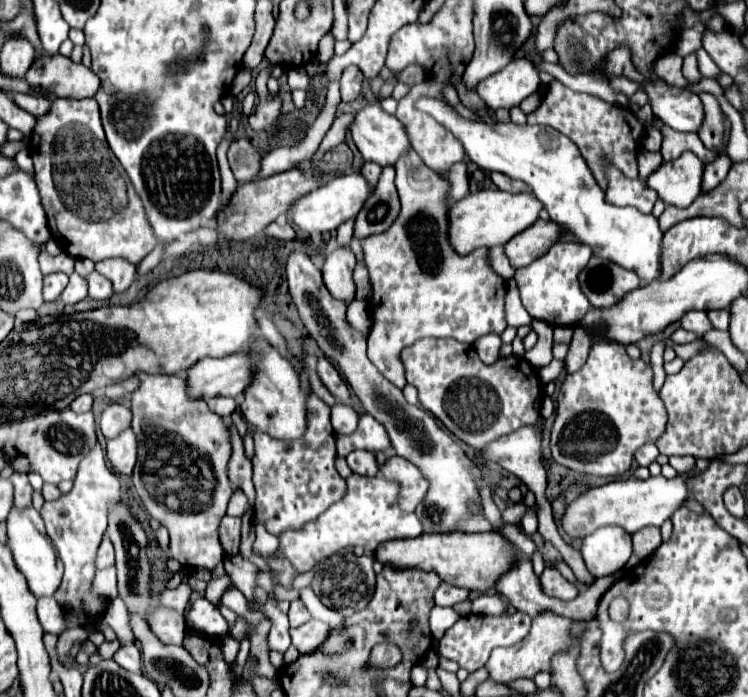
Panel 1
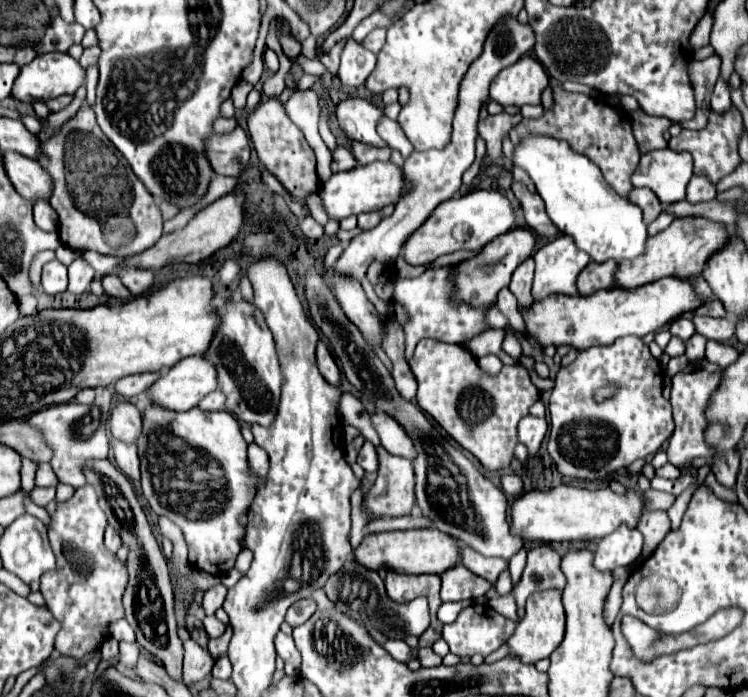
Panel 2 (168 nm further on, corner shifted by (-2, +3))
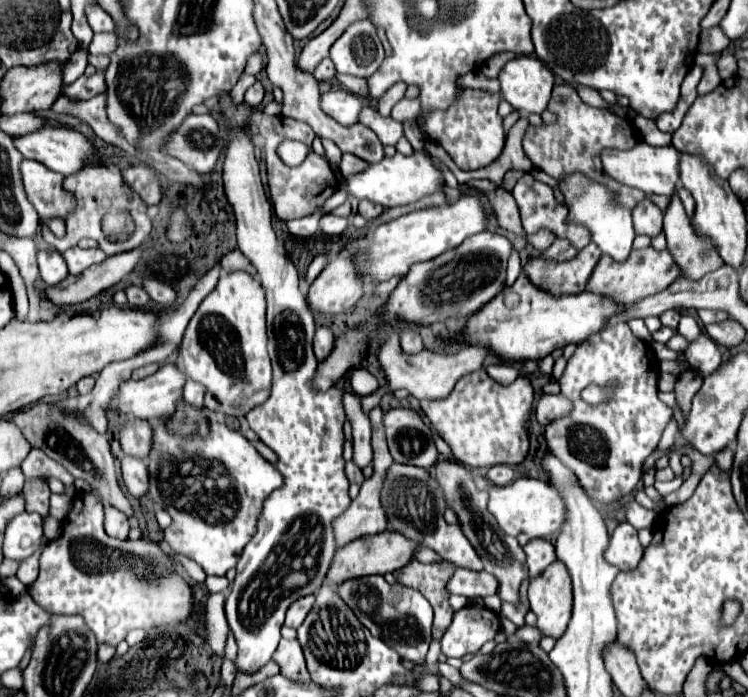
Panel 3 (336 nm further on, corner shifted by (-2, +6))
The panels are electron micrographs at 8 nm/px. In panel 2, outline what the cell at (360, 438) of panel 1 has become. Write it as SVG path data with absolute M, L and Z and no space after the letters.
M373 414L371 416L371 424L377 430L383 448L389 454L407 456L409 460L415 458L415 448L411 448L411 438L403 432L403 428L399 428L399 424L395 420L391 420L391 416Z

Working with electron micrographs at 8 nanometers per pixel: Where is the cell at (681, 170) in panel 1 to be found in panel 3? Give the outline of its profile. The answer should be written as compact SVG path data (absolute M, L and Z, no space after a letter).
M641 141L633 149L627 149L627 151L603 149L601 163L603 163L603 173L607 173L611 179L615 179L621 185L639 189L645 195L655 193L655 195L669 197L679 181L679 151L673 145L651 147Z

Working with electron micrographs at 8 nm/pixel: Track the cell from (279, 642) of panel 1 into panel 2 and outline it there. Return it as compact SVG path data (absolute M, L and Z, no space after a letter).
M279 632L275 636L275 648L277 648L277 654L285 660L285 674L287 676L297 676L299 674L299 652L295 648L295 642L291 636Z

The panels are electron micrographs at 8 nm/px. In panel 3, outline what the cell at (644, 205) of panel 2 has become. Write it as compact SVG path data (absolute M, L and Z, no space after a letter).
M647 197L633 209L633 227L637 235L657 237L663 231L663 213Z

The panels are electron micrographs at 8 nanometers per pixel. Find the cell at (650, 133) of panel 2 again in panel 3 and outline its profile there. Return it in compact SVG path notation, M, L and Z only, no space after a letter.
M719 25L701 31L701 37L699 37L699 53L723 51L723 49L727 49L727 45L729 45L729 39L727 39L727 35L721 31Z

